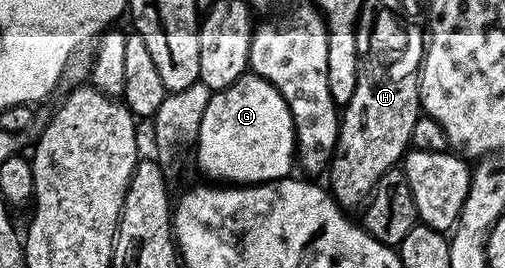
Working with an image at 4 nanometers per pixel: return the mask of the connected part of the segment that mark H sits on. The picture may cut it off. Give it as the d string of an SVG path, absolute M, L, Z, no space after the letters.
M390 19L387 23L374 23L367 29L366 35L364 31L364 38L358 45L358 80L356 81L356 93L352 93L352 101L344 104L344 110L340 115L340 126L338 129L338 145L336 154L328 168L328 176L330 175L330 183L328 182L328 190L334 196L338 206L343 209L351 209L357 205L365 204L366 200L370 198L370 192L374 190L376 181L380 181L382 174L388 169L392 169L405 156L410 147L410 138L412 137L412 125L416 125L418 116L420 114L420 104L418 102L418 73L422 69L422 56L424 54L424 31L417 26L414 21L401 21L397 23L396 20Z

